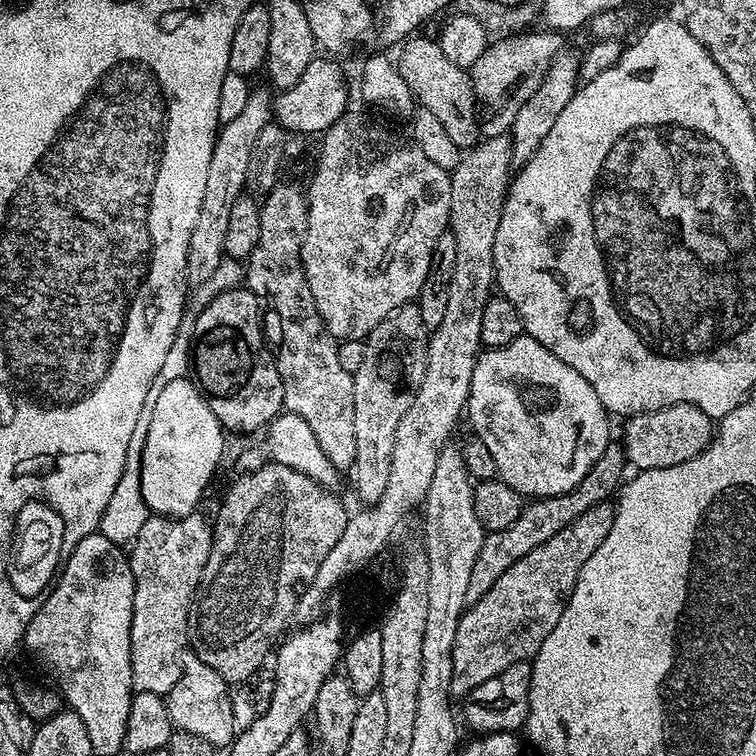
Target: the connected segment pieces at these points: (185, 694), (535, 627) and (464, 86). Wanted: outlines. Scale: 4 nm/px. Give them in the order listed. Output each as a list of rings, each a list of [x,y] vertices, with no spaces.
[[[185,650],[179,658],[179,665],[178,682],[174,682],[166,697],[173,729],[198,734],[216,750],[227,749],[238,735],[228,681],[218,674],[218,670],[210,670],[210,666],[206,666],[206,662],[202,662],[194,650]]]
[[[611,503],[590,506],[590,510],[574,518],[570,526],[558,530],[554,538],[546,538],[542,546],[534,546],[530,554],[518,558],[518,562],[514,562],[514,566],[510,566],[506,574],[502,574],[502,578],[478,598],[478,602],[465,607],[458,622],[458,634],[454,634],[453,697],[468,696],[474,686],[482,686],[486,678],[502,674],[506,666],[531,661],[538,654],[550,630],[558,626],[558,618],[562,618],[562,610],[566,610],[570,594],[574,594],[586,558],[590,558],[590,554],[602,546],[606,534],[610,534],[613,515]]]
[[[418,34],[409,37],[399,49],[398,67],[402,82],[410,86],[413,101],[419,107],[430,110],[430,114],[434,114],[434,118],[442,122],[442,130],[446,130],[450,142],[454,142],[457,150],[470,149],[481,139],[481,135],[476,95],[469,69],[450,62],[437,39],[423,36]]]

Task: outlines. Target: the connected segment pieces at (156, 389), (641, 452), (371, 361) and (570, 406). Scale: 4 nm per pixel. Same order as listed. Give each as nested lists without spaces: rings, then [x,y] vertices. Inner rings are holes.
[[[225,258],[206,282],[193,289],[182,322],[179,323],[178,334],[174,338],[174,343],[170,346],[170,351],[166,354],[165,361],[162,362],[161,369],[155,375],[154,381],[150,384],[149,392],[146,393],[142,402],[141,411],[138,414],[138,423],[134,425],[134,431],[130,434],[130,446],[126,450],[126,466],[122,466],[122,478],[118,478],[118,486],[114,486],[114,495],[111,496],[110,502],[106,502],[106,510],[102,510],[98,531],[106,538],[110,538],[110,542],[121,546],[130,546],[138,538],[138,530],[142,530],[142,526],[146,526],[150,513],[140,493],[140,463],[142,462],[142,450],[146,446],[146,433],[149,432],[151,419],[154,418],[154,402],[158,402],[158,397],[162,394],[163,387],[167,383],[183,380],[189,373],[194,322],[197,321],[198,314],[218,294],[239,287],[243,278],[243,265],[239,261]]]
[[[672,404],[669,408],[655,408],[653,412],[640,412],[637,416],[627,417],[624,428],[624,458],[633,469],[645,472],[666,466],[678,466],[678,462],[686,462],[698,454],[705,452],[712,442],[714,421],[711,416],[698,410],[693,404]]]
[[[419,303],[403,304],[394,310],[370,334],[363,339],[366,354],[362,357],[362,366],[352,373],[354,382],[354,462],[350,469],[352,488],[364,506],[377,504],[386,494],[386,482],[390,479],[390,458],[394,454],[394,433],[398,431],[398,422],[402,422],[402,414],[410,410],[414,398],[418,394],[418,386],[422,386],[422,378],[426,374],[426,358],[428,357],[428,338],[430,329],[422,322]]]
[[[527,334],[514,338],[510,346],[490,348],[477,356],[474,378],[470,378],[467,418],[472,423],[471,431],[494,457],[497,477],[525,498],[557,496],[574,490],[586,478],[586,470],[602,458],[602,450],[610,442],[610,413],[602,406],[602,398],[594,394],[594,386],[574,366],[566,366],[562,358]]]

